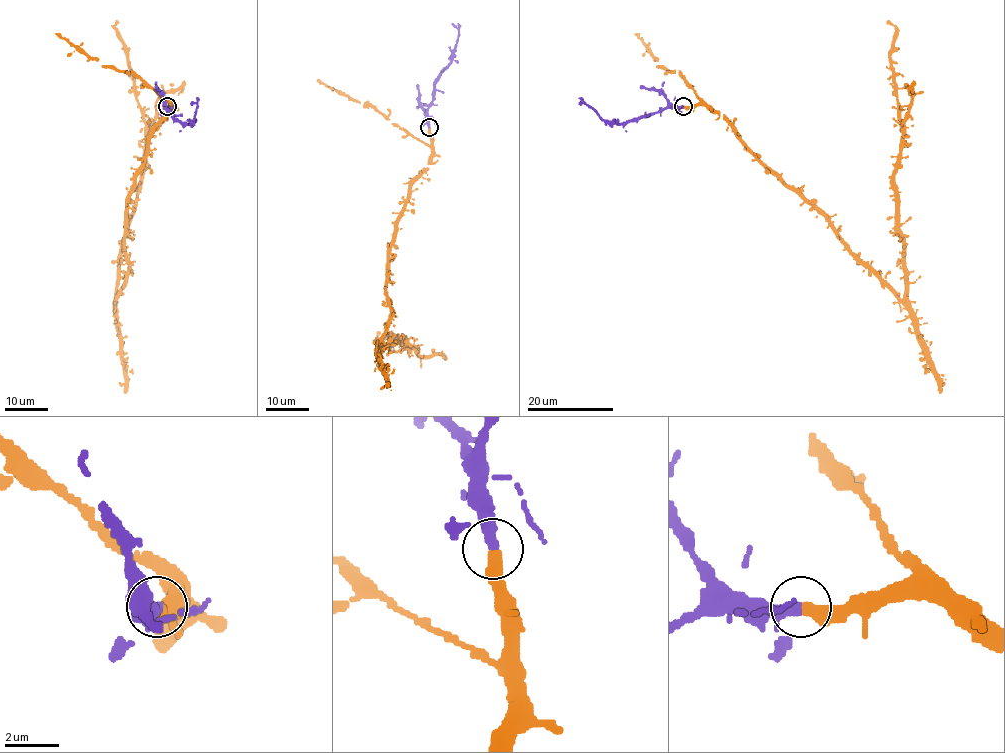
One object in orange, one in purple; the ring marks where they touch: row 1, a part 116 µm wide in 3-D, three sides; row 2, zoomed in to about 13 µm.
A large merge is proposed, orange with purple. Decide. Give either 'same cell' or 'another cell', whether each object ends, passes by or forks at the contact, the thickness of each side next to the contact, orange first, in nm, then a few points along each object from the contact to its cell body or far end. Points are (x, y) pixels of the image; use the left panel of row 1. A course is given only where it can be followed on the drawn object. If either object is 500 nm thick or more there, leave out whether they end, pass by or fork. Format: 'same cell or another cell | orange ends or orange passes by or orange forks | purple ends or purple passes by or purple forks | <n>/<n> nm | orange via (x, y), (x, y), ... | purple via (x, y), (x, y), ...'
same cell | orange ends | purple passes by | 420/280 nm | orange via (167, 107), (128, 198), (128, 271), (115, 299), (146, 124), (118, 21) | purple via (167, 107), (178, 121), (188, 124), (197, 107), (195, 102), (191, 103)

